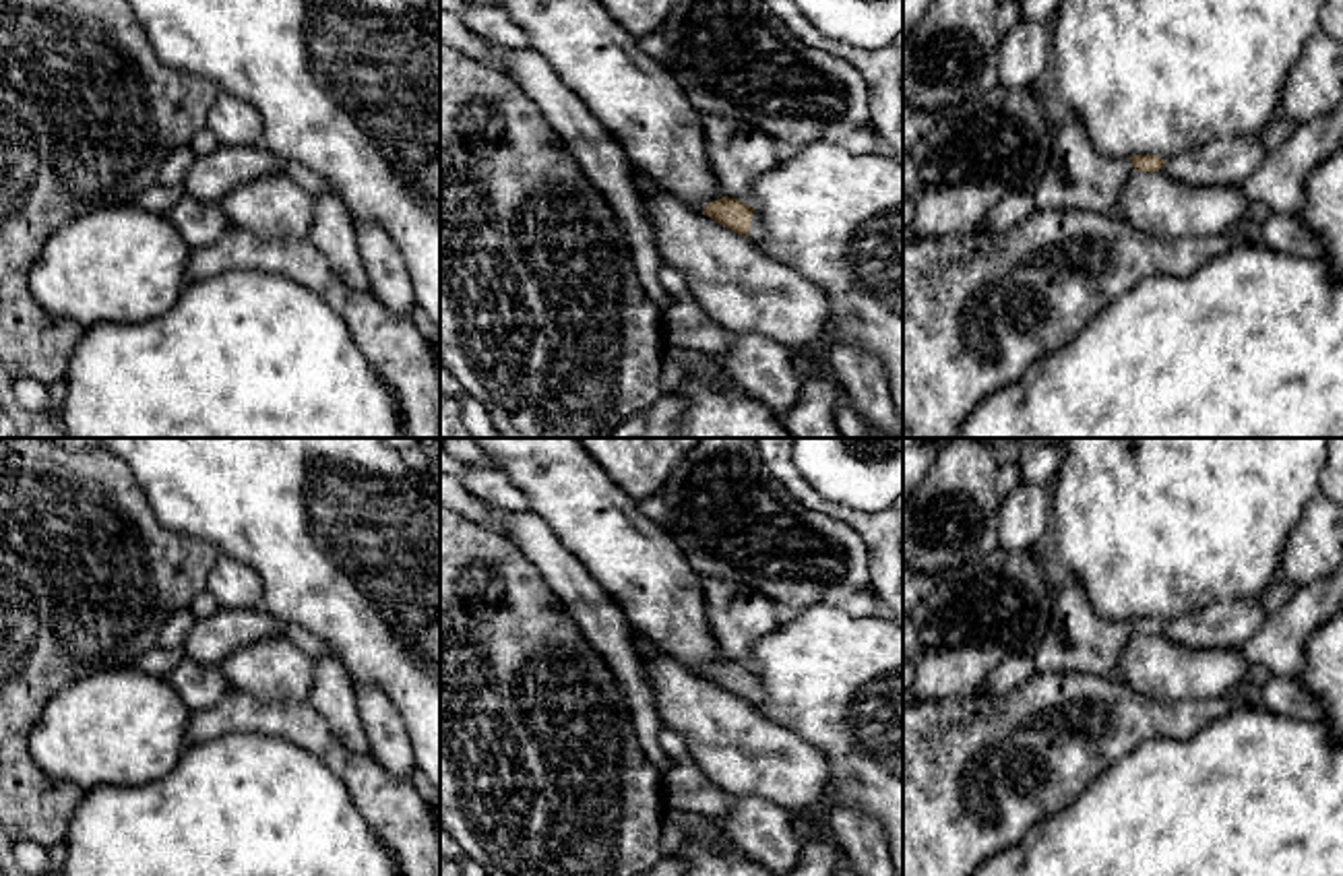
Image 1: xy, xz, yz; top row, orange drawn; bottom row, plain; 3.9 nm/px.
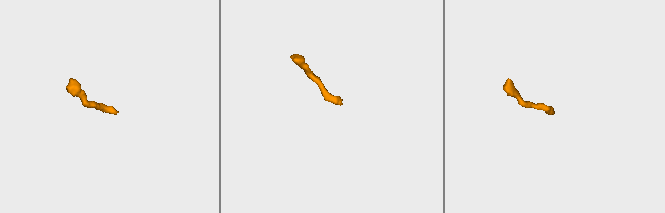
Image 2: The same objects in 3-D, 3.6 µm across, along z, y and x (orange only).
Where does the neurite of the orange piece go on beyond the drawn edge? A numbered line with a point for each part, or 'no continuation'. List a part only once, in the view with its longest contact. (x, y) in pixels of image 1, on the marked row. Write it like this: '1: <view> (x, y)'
1: xz (757, 228)

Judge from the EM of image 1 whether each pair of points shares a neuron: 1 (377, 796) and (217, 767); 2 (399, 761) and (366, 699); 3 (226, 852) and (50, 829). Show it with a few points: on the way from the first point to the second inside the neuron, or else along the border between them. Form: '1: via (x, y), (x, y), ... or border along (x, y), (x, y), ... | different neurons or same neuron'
1: border along (313, 755), (341, 781), (354, 808), (372, 831) | different neurons
2: via (391, 746), (379, 713) | same neuron
3: border along (69, 781), (77, 784), (85, 798), (63, 841) | different neurons

